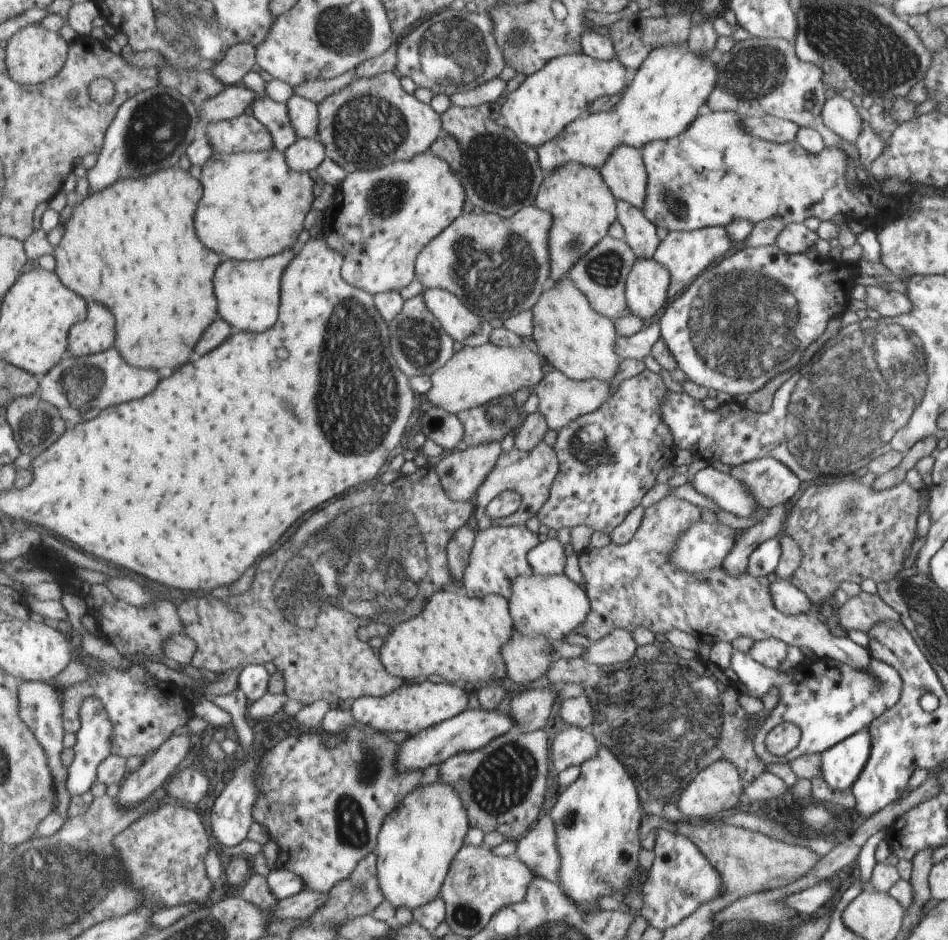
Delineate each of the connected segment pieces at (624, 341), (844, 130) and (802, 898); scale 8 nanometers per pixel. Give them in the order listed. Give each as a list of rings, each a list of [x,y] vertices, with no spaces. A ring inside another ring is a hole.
[[[659,322],[647,323],[647,326],[630,337],[619,336],[615,352],[620,358],[644,361],[651,354],[654,344],[661,338]]]
[[[834,94],[827,101],[823,109],[823,122],[829,130],[832,130],[840,139],[851,143],[859,141],[862,131],[862,118],[858,114],[850,100],[841,95]]]
[[[836,880],[822,881],[800,893],[790,894],[783,900],[783,904],[788,909],[795,910],[798,915],[814,914],[818,908],[826,905],[837,890],[838,882]]]

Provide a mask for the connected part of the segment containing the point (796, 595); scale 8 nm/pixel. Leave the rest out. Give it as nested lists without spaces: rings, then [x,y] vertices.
[[[778,579],[770,585],[775,608],[787,616],[805,615],[812,609],[811,600],[791,584],[791,580]]]

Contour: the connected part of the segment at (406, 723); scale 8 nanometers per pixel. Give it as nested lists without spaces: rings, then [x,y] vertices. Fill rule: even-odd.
[[[429,678],[422,684],[402,686],[384,697],[361,697],[352,706],[355,720],[380,732],[407,732],[416,735],[464,713],[468,708],[468,694],[445,681]]]

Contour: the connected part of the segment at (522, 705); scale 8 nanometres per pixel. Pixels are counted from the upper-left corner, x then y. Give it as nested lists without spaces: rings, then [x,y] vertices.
[[[554,686],[516,693],[508,705],[508,714],[515,720],[514,727],[523,732],[544,729],[558,696]]]

